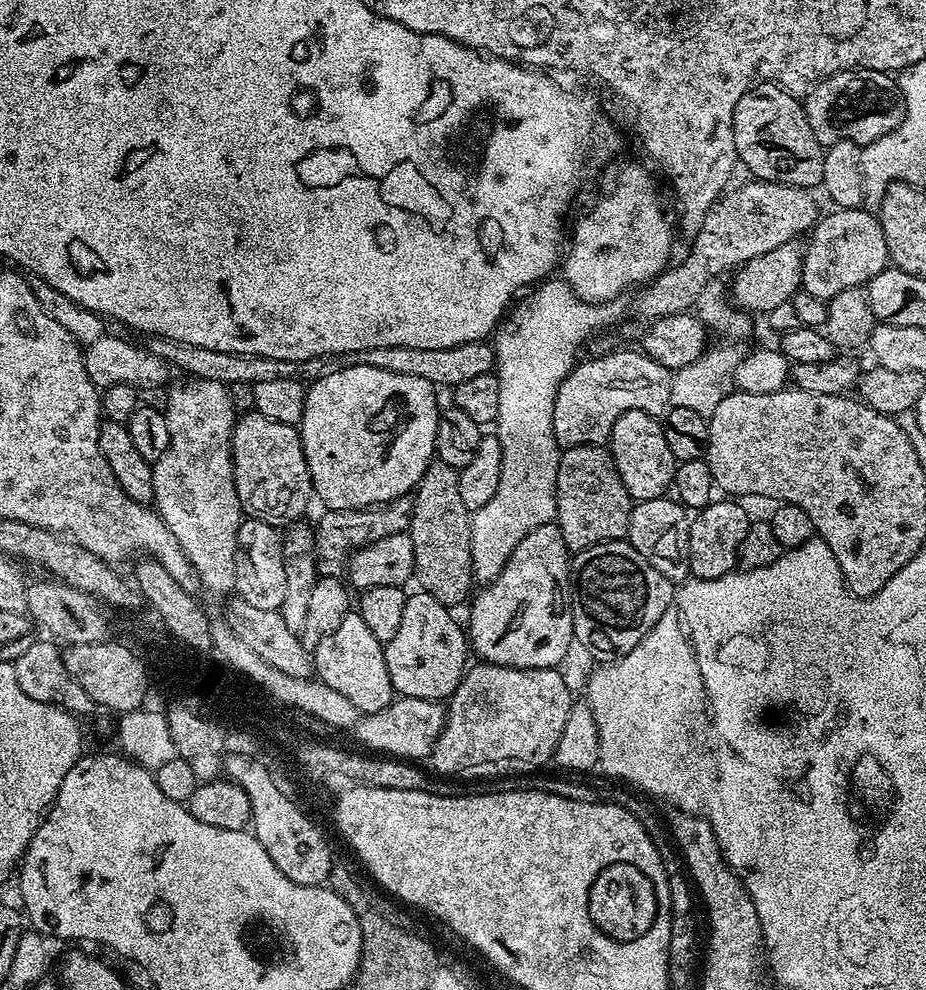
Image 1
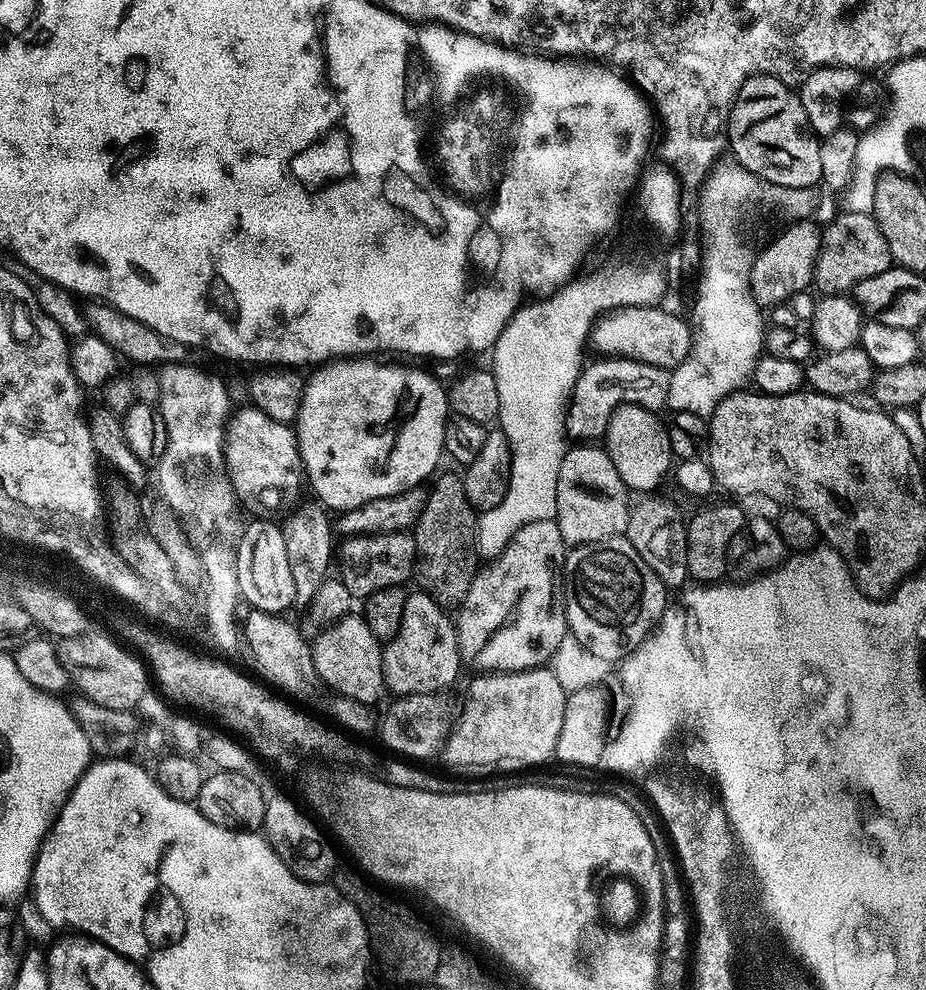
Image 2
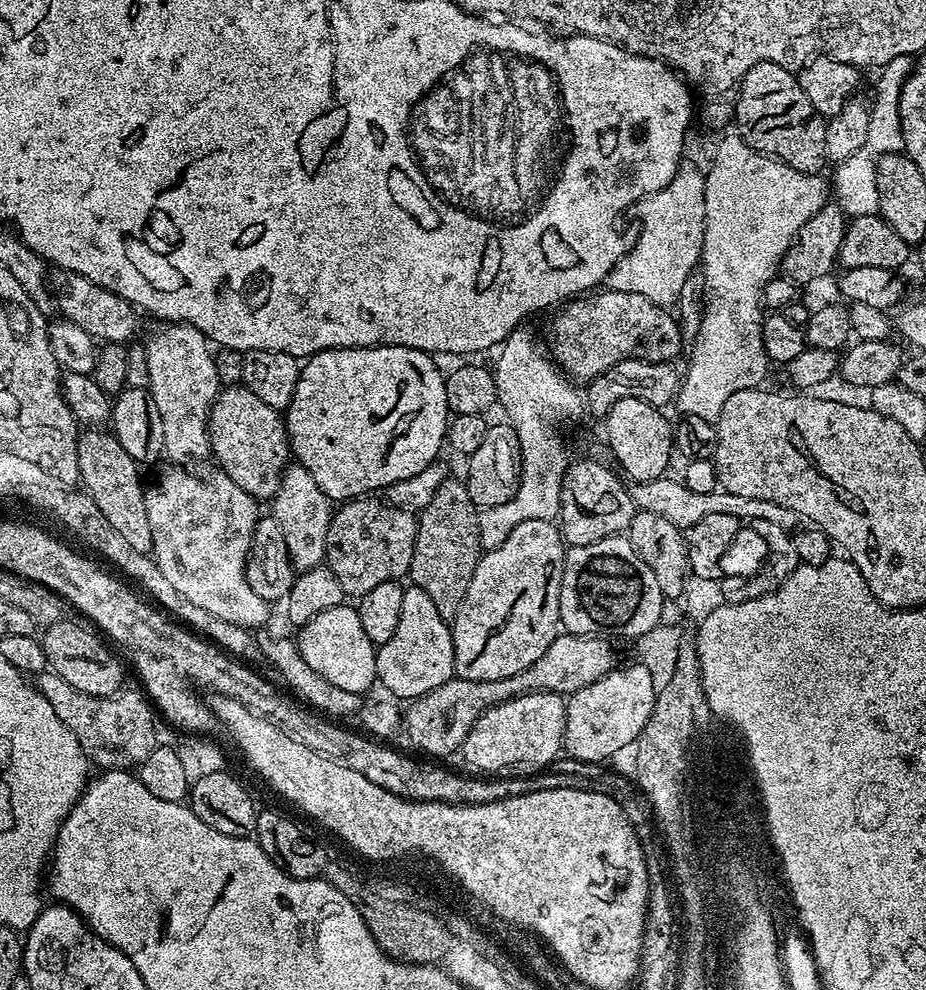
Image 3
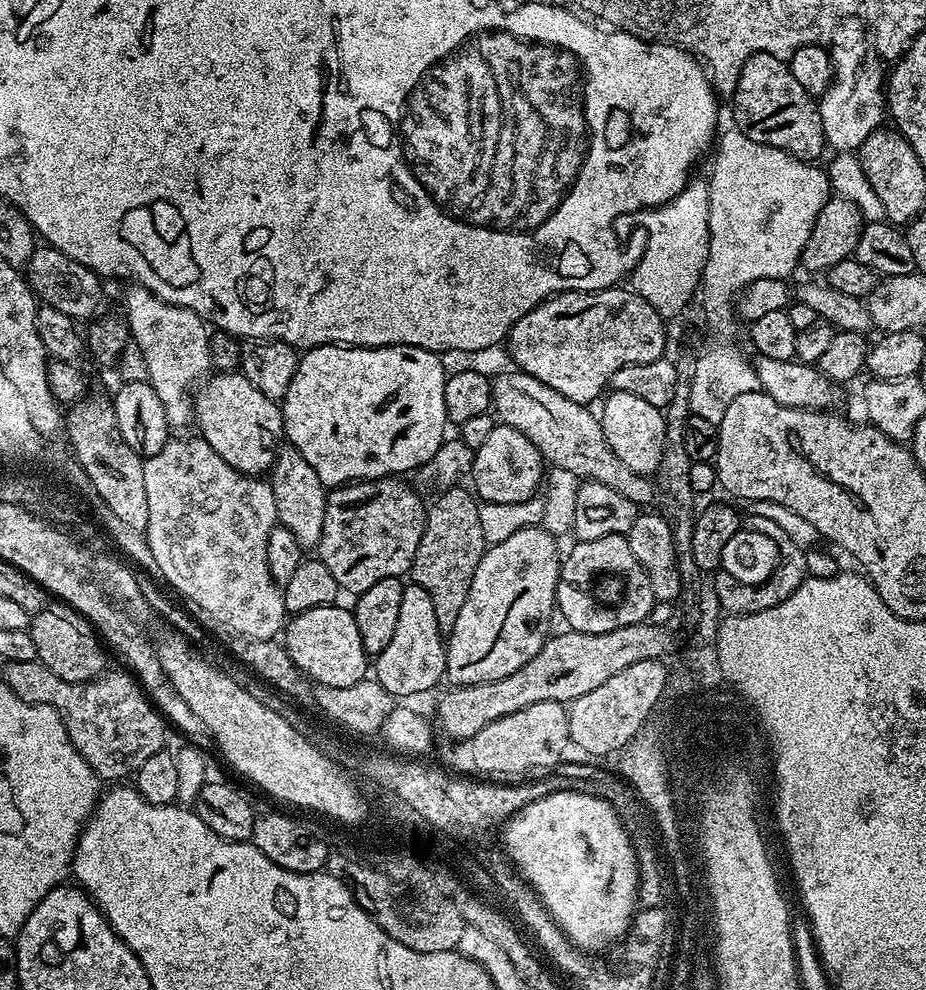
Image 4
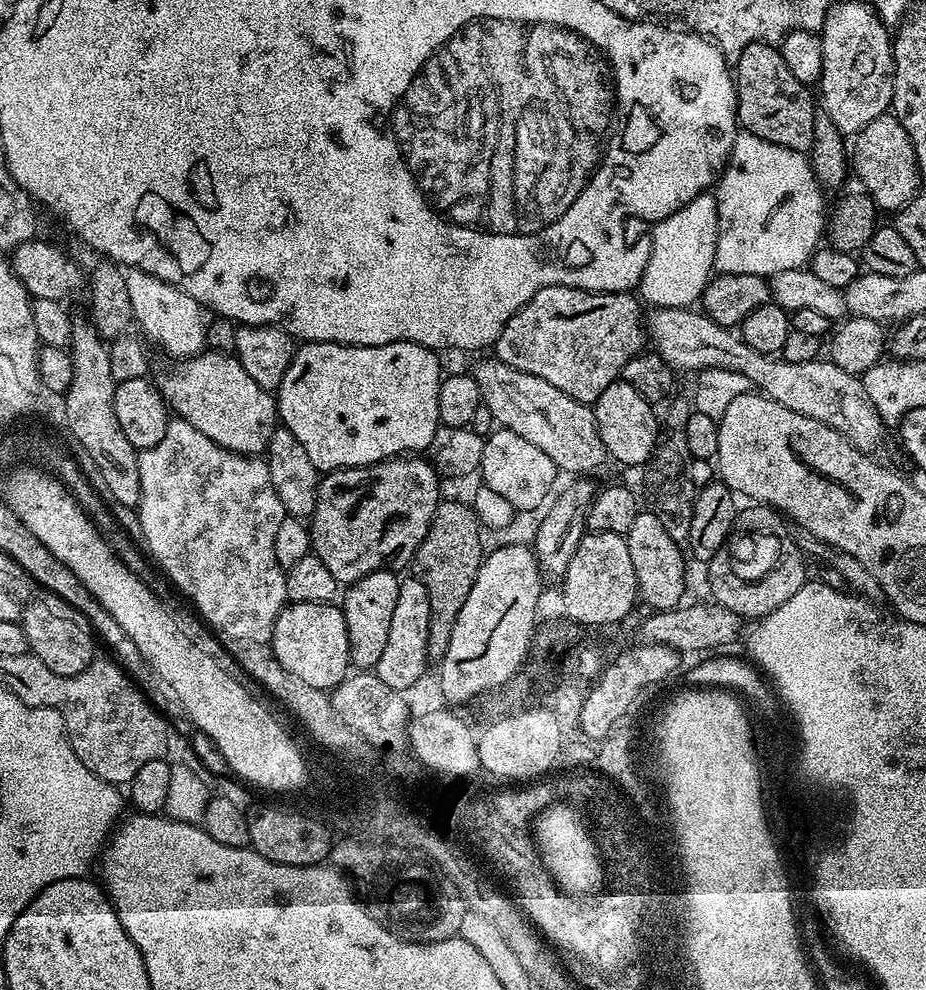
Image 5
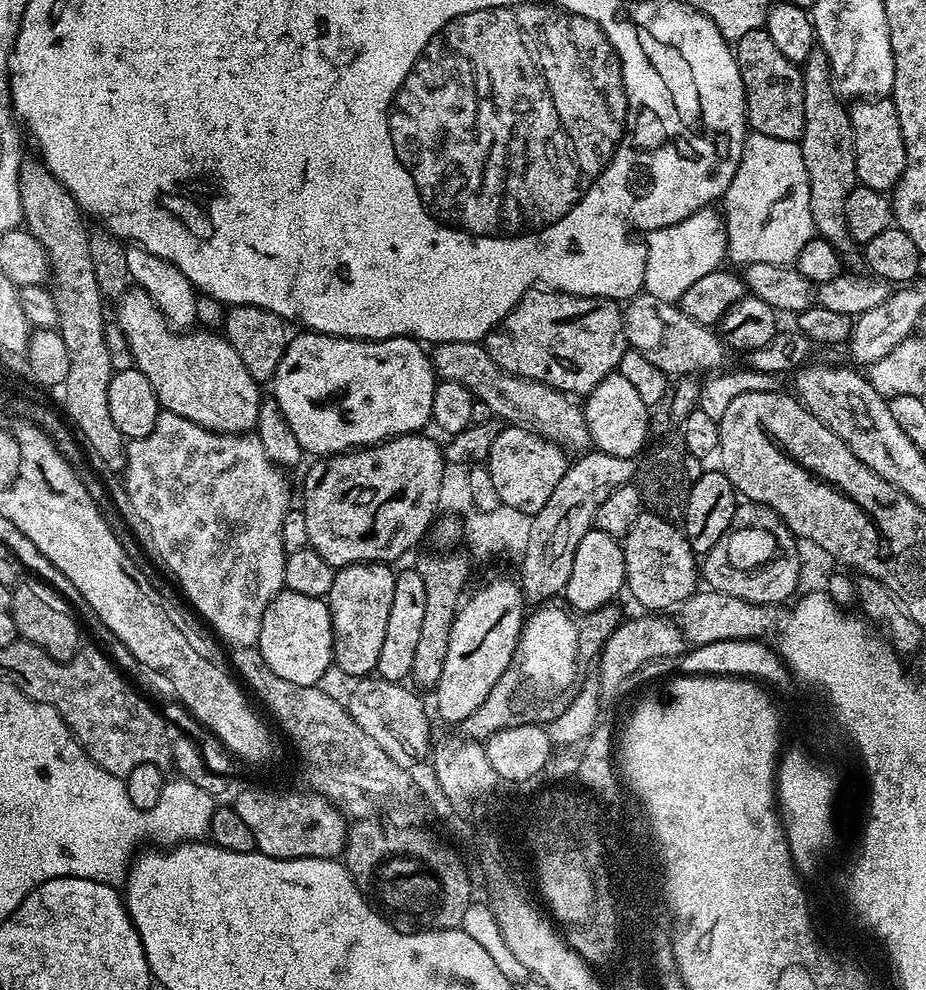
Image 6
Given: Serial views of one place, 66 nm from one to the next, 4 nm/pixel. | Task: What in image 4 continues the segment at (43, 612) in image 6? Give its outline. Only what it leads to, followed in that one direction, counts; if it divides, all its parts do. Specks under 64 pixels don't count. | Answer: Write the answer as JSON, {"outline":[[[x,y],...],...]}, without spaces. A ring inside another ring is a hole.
{"outline":[[[46,606],[41,612],[31,617],[27,627],[28,632],[34,638],[34,650],[36,659],[45,664],[58,678],[66,682],[78,682],[83,680],[95,680],[105,671],[104,652],[105,645],[91,624],[76,613],[73,608],[67,606]]]}

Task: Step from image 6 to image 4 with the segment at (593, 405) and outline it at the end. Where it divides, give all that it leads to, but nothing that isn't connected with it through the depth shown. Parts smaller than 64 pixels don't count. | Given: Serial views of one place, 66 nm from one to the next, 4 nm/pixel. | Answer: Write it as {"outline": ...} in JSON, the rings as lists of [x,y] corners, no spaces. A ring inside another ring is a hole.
{"outline":[[[609,391],[599,405],[600,425],[606,434],[606,442],[610,442],[610,450],[630,466],[639,476],[651,477],[659,470],[659,463],[665,446],[664,413],[659,408],[650,406],[646,398],[638,398],[638,394]]]}

